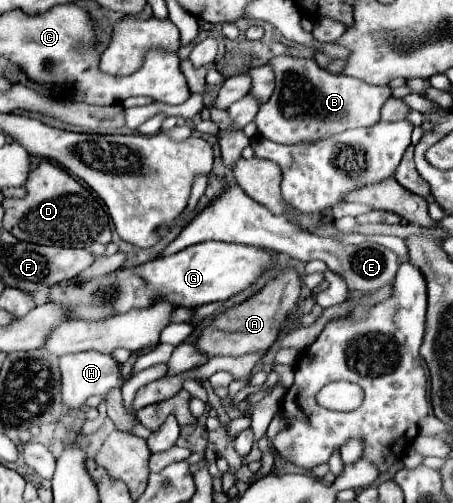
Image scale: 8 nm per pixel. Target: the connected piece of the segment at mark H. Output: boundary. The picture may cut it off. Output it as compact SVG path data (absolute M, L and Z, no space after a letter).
M86 350L60 358L62 398L68 408L82 408L88 396L104 396L114 384L124 384L110 354Z

